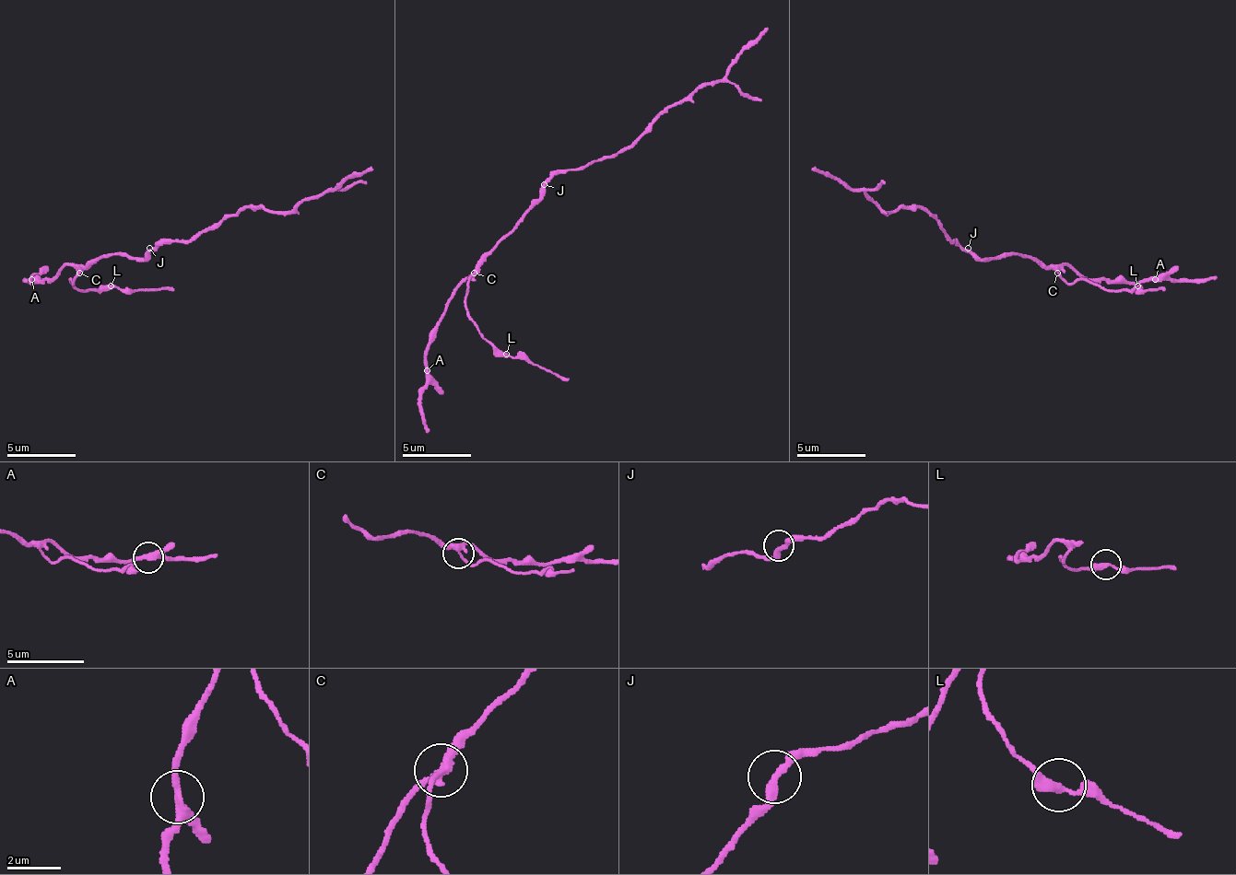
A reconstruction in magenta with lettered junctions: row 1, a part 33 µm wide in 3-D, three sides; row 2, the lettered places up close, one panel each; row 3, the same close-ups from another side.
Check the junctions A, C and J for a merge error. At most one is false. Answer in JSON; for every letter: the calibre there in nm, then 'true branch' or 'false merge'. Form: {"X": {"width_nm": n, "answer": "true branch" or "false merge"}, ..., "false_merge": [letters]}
{"A": {"width_nm": 280, "answer": "true branch"}, "C": {"width_nm": 260, "answer": "false merge"}, "J": {"width_nm": 260, "answer": "true branch"}, "false_merge": ["C"]}

